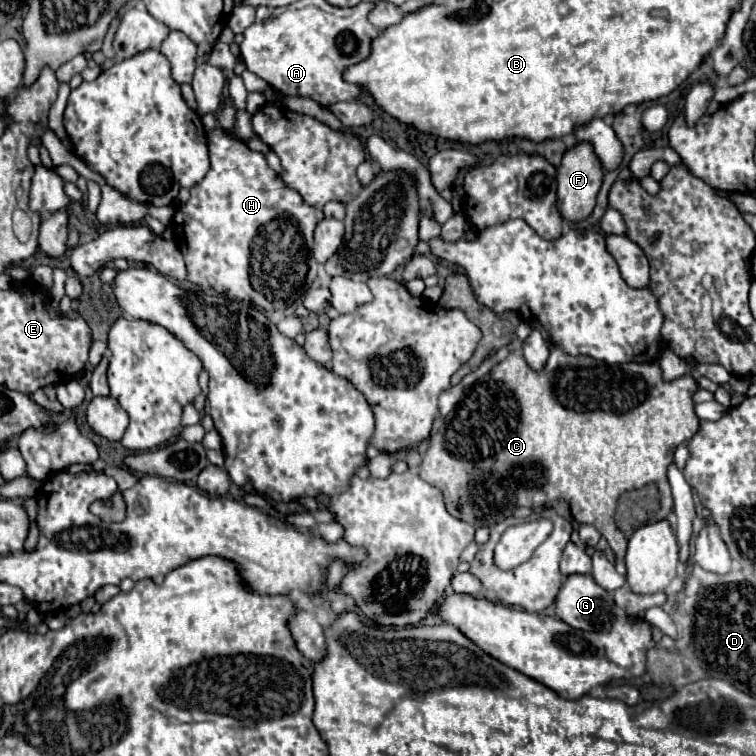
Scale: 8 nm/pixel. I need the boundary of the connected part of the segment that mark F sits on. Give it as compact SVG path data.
M578 143L566 151L562 165L558 169L558 177L556 177L558 179L558 203L556 205L564 221L576 223L576 221L584 221L590 217L596 205L596 195L602 187L602 177L604 177L604 169L596 153L592 151L590 143Z

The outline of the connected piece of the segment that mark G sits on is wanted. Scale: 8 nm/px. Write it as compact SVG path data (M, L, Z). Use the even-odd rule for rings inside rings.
M570 575L556 597L556 617L582 631L608 631L614 621L614 607L612 593L602 589L590 575Z

